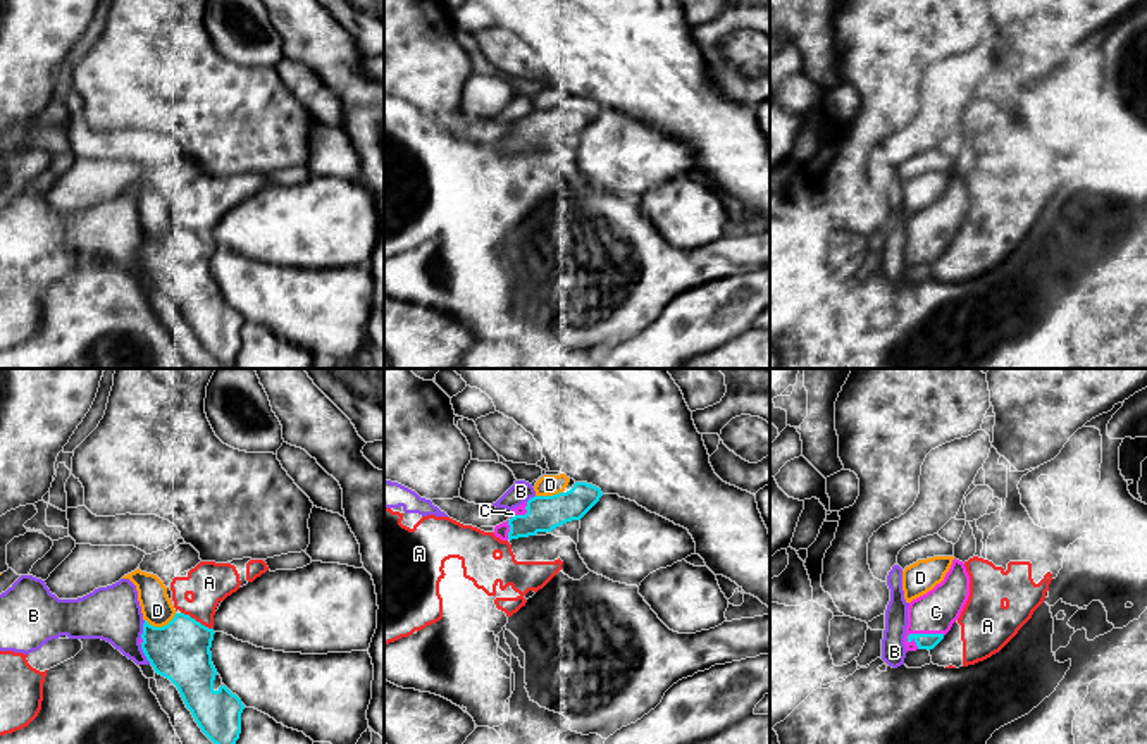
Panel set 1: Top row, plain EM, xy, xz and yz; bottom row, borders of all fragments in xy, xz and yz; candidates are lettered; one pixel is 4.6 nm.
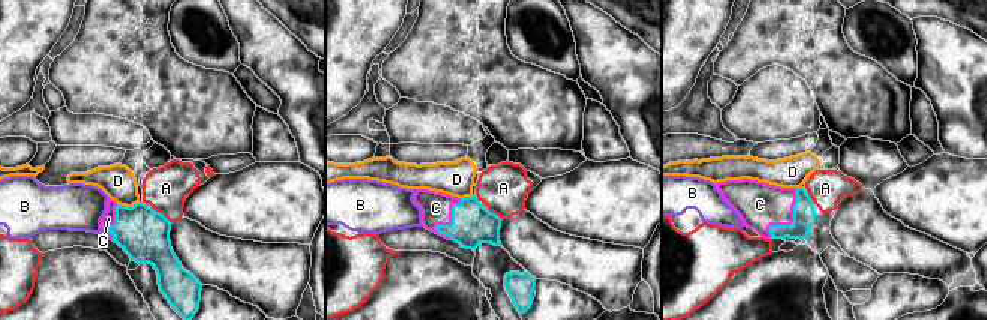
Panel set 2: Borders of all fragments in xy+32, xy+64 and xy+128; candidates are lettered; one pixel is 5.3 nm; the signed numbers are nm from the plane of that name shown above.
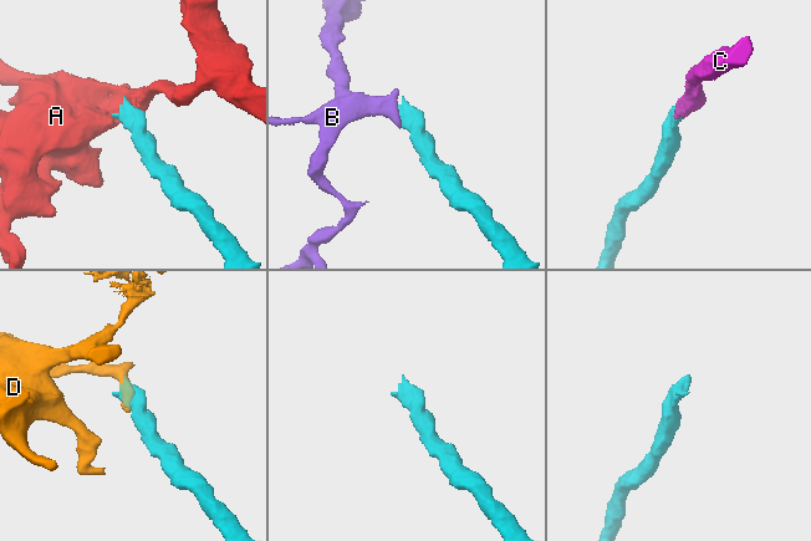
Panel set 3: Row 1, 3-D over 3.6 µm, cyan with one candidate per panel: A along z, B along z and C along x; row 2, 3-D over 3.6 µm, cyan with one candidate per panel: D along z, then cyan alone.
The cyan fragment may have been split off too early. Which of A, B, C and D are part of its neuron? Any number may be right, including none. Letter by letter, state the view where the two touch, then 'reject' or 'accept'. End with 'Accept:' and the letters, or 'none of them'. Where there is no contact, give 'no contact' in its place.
A: meets cyan in xy; reject
B: meets cyan in xy; reject
C: meets cyan in yz; accept
D: meets cyan in xy; reject
Accept: C

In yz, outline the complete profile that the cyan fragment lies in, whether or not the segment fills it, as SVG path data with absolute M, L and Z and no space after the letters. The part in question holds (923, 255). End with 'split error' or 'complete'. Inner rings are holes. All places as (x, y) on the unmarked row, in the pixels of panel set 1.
M952 174L944 195L908 220L906 265L933 264L959 232L970 210L970 189Z; split error

